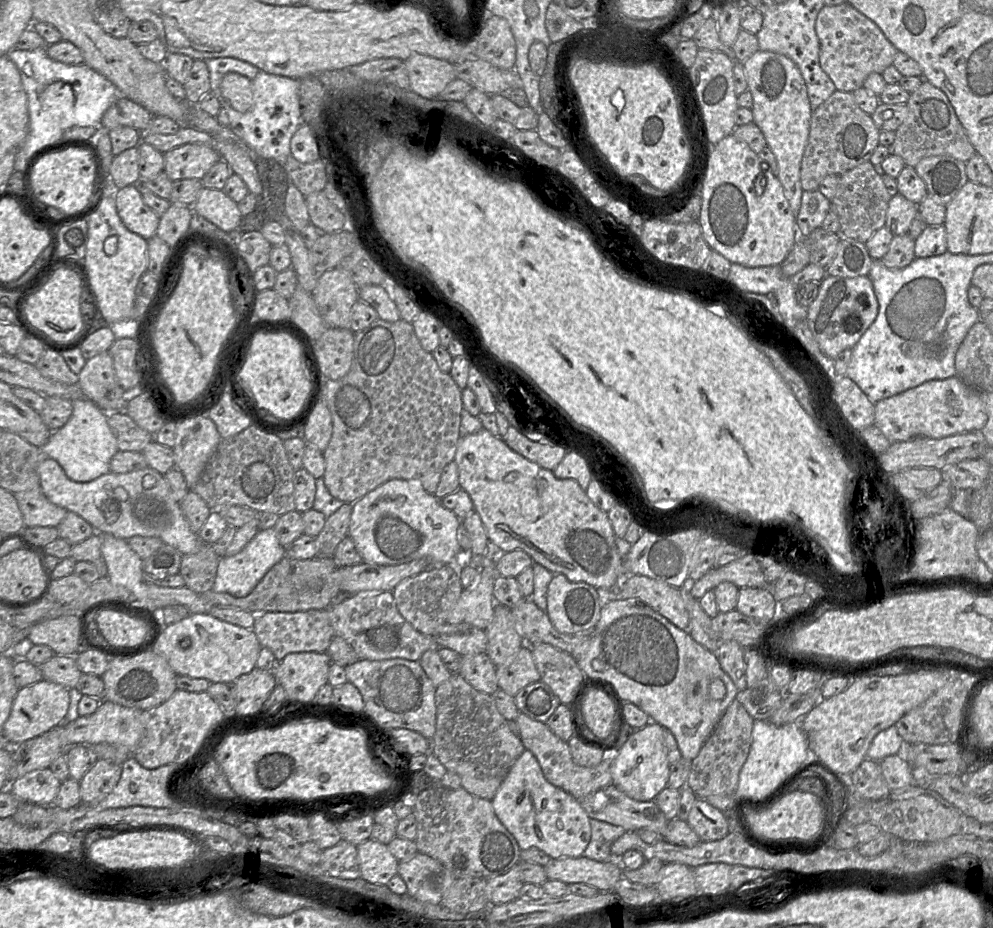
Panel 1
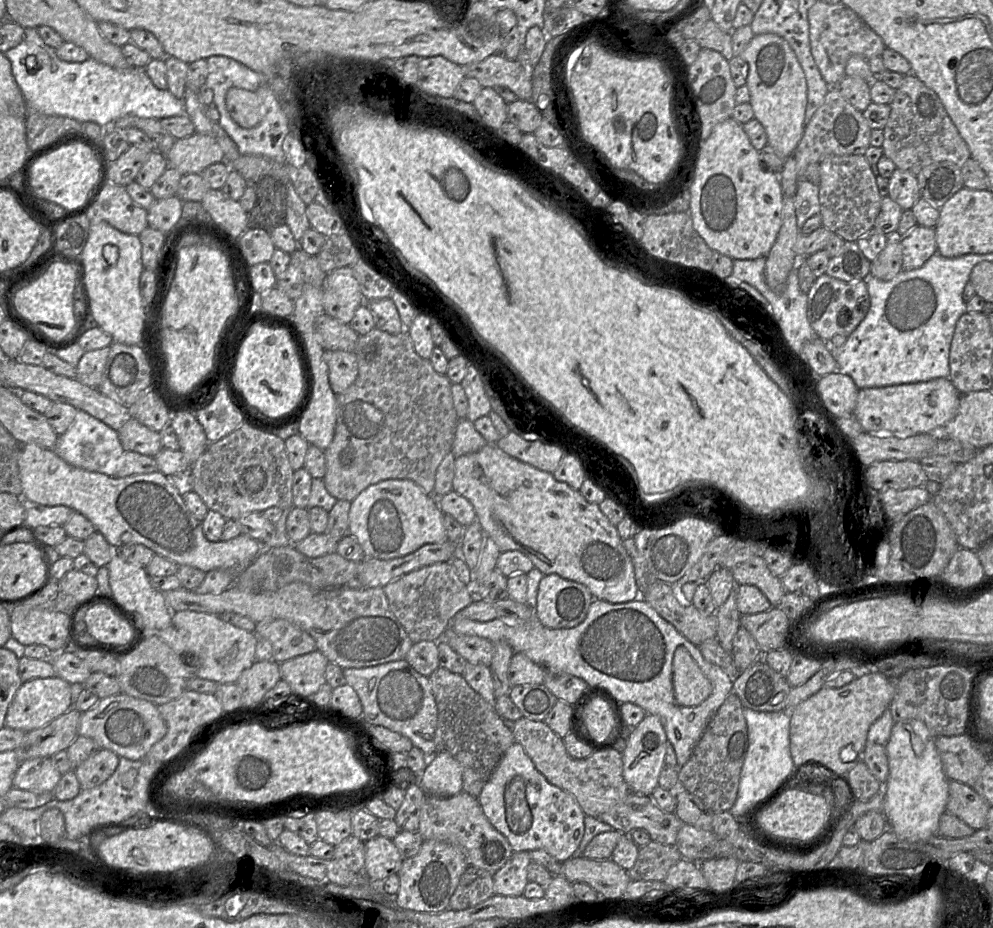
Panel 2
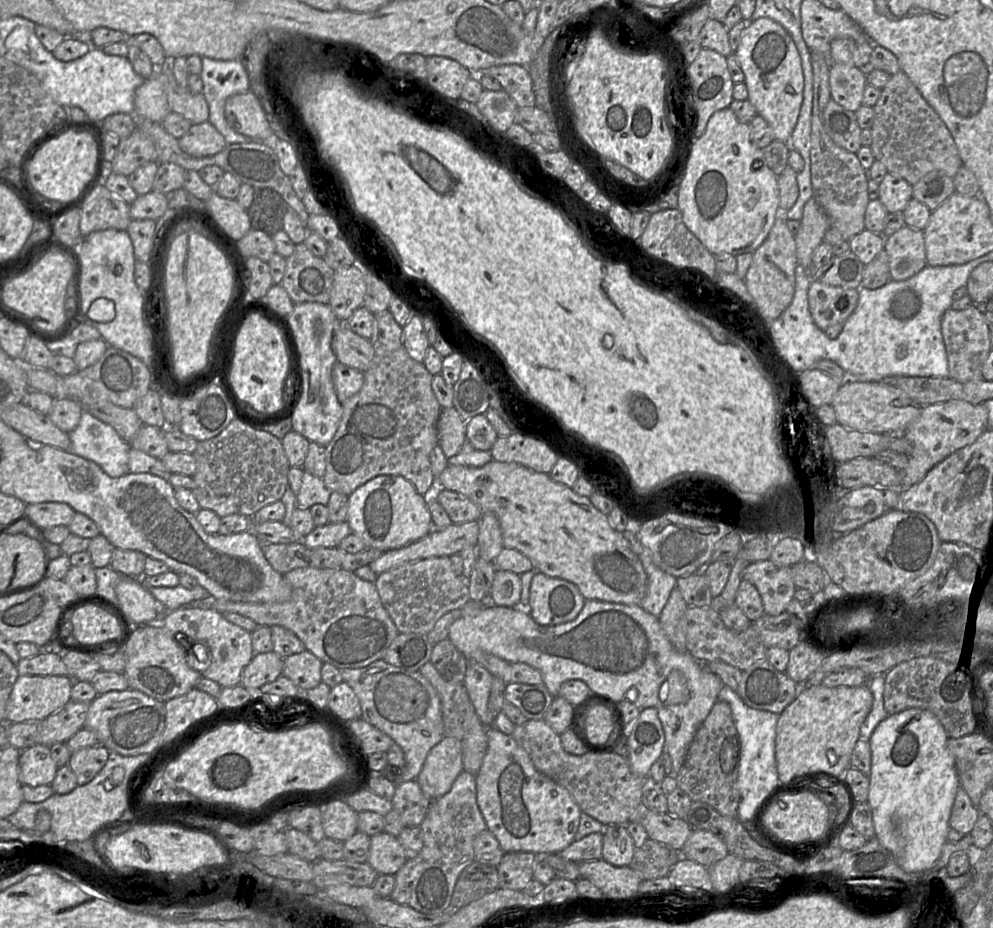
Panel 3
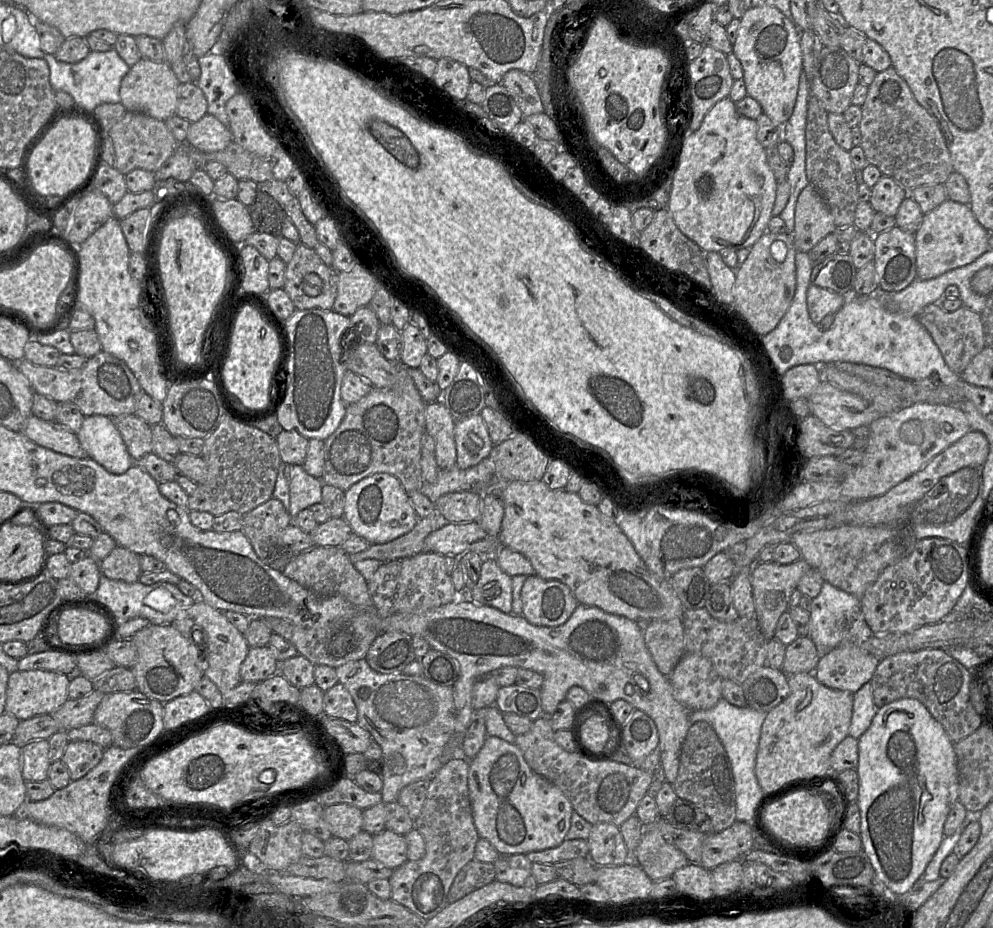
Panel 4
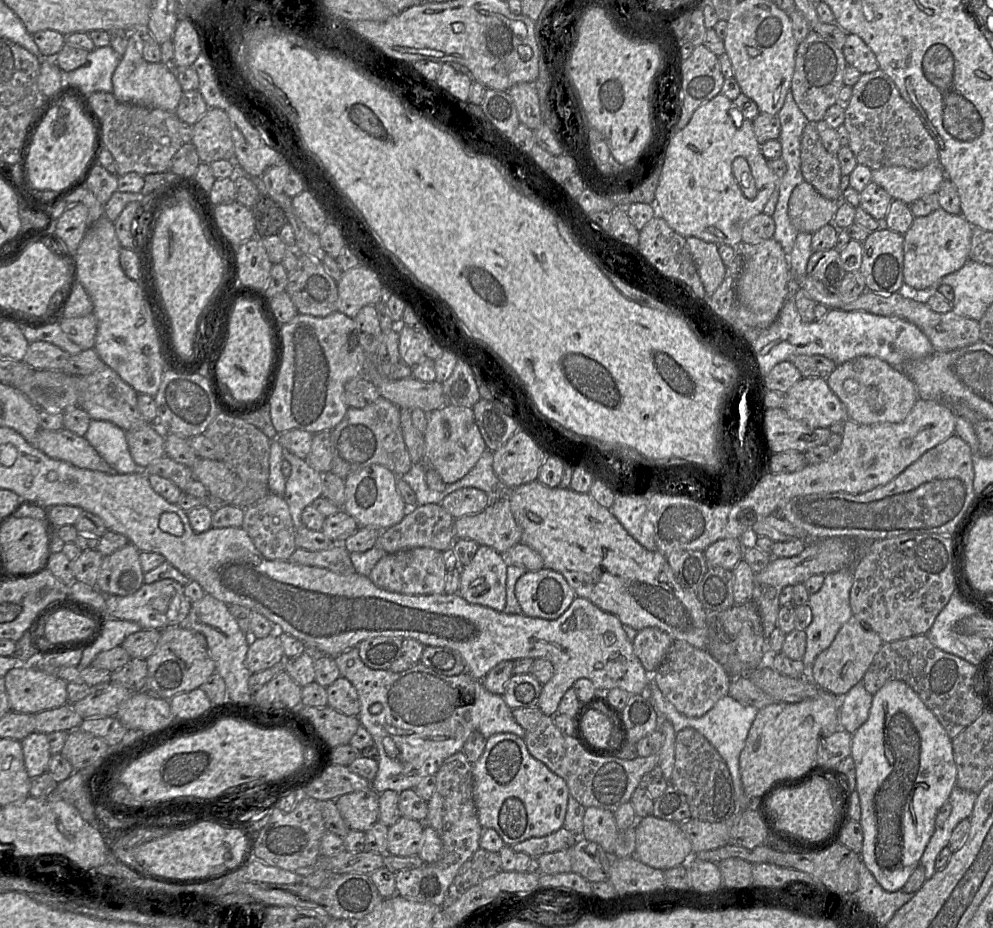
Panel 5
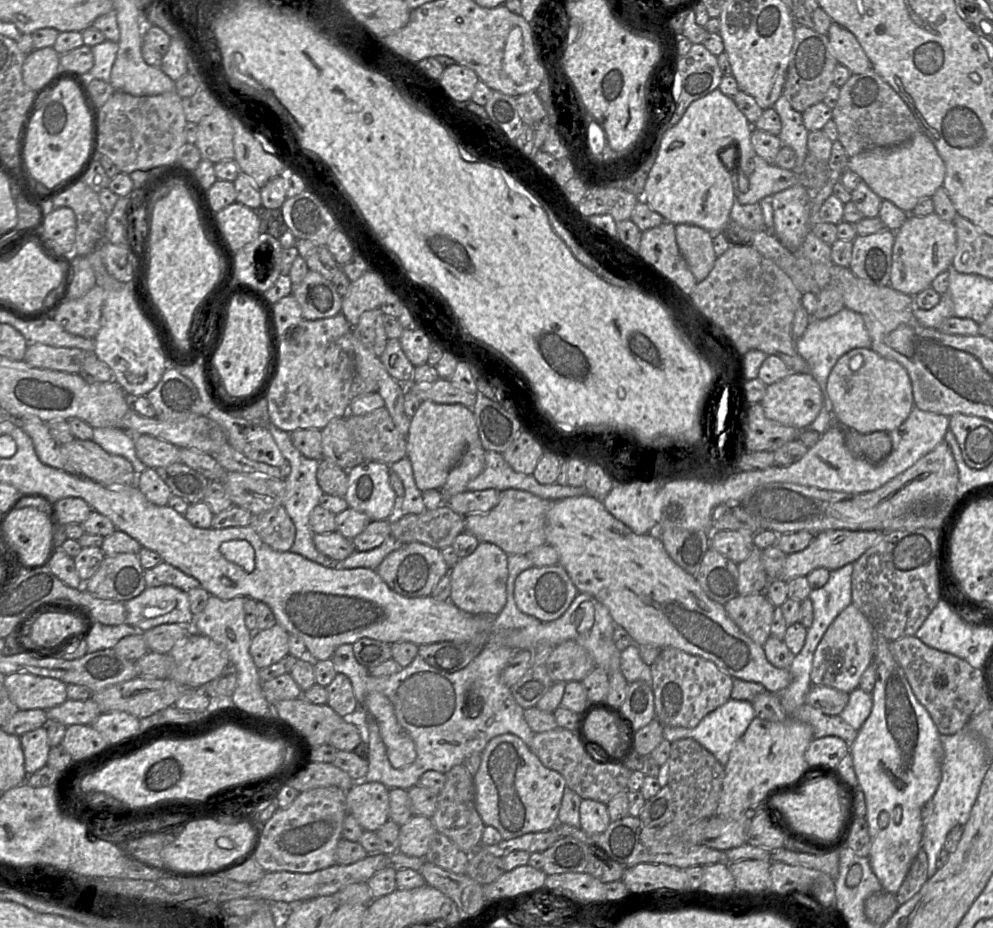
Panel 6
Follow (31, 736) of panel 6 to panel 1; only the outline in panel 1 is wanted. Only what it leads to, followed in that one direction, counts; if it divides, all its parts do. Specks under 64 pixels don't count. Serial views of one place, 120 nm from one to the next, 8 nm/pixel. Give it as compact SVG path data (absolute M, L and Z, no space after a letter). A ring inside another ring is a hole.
M44 768L31 771L11 782L9 790L23 802L53 805L61 783L50 768Z

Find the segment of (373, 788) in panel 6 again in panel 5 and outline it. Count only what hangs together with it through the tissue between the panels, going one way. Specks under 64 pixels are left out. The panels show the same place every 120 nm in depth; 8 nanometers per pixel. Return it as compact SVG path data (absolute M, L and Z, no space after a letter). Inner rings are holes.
M372 787L335 800L340 815L351 830L366 832L379 820L379 793Z

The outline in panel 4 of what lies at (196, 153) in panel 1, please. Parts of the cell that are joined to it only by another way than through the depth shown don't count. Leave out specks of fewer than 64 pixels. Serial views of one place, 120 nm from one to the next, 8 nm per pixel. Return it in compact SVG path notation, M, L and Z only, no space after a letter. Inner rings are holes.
M208 113L190 124L186 137L187 145L202 152L221 151L232 141L230 129Z

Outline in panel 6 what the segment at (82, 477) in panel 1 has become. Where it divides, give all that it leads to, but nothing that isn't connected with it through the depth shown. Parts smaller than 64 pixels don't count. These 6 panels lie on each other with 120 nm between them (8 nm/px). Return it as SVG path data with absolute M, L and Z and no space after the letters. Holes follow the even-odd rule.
M93 428L92 440L107 453L127 459L136 475L147 469L136 455L134 435L131 433L119 428Z

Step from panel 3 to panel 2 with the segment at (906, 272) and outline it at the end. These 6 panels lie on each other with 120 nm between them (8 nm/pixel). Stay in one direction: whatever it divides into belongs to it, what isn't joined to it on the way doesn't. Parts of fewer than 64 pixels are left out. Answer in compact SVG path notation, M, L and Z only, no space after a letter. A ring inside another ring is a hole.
M916 225L900 238L903 248L902 270L910 271L921 267L937 253L935 229Z

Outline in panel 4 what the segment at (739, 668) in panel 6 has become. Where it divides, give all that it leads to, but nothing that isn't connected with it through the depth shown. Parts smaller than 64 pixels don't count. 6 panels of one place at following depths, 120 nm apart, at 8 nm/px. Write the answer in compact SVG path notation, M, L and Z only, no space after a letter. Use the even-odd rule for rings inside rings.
M496 476L489 483L481 485L477 492L495 495L503 503L500 545L523 554L540 578L566 584L578 603L638 622L675 617L682 619L684 608L671 585L671 579L659 578L652 573L615 520L603 515L597 506L584 502L577 493L550 489L542 480L522 482L496 479Z

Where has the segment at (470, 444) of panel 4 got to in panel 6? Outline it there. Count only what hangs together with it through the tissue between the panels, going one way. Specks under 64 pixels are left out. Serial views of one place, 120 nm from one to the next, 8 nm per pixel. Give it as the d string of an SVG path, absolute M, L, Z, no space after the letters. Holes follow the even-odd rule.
M423 401L411 418L406 436L409 458L416 486L422 491L441 490L449 472L458 464L468 445L480 440L472 409L460 404L442 404Z

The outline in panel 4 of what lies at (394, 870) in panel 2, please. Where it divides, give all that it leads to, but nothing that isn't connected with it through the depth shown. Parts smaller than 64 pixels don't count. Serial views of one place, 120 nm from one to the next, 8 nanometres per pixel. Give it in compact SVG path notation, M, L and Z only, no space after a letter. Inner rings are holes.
M389 829L374 834L372 859L394 870L402 866L408 860L405 837Z

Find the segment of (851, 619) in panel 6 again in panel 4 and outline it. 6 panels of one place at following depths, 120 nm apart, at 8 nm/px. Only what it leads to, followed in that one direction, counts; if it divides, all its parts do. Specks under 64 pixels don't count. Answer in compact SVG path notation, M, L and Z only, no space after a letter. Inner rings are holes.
M846 641L821 655L813 673L829 688L855 693L871 680L879 661L853 642Z

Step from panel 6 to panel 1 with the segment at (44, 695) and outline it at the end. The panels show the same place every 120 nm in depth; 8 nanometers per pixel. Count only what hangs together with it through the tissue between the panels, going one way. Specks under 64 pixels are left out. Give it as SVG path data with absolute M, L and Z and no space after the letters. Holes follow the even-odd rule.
M42 679L19 689L4 724L2 735L9 745L17 745L46 733L65 722L70 704L69 689L58 683Z

